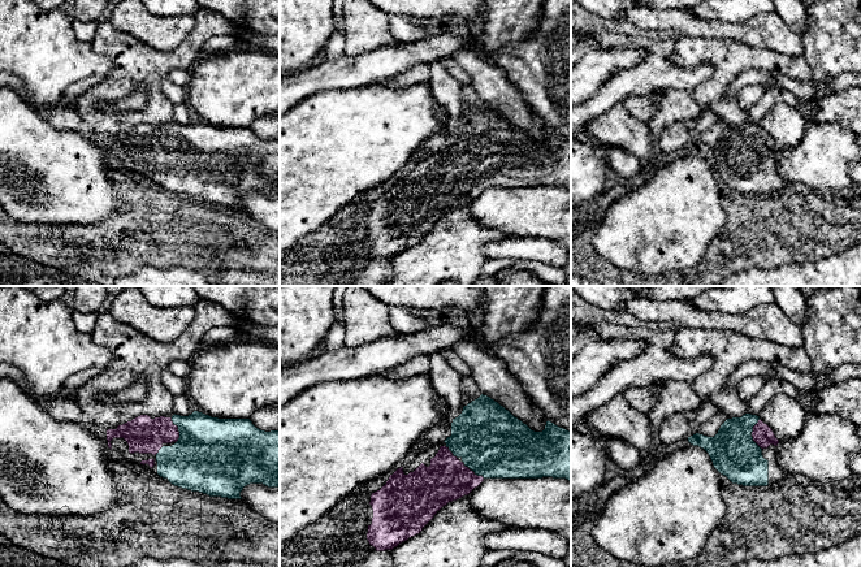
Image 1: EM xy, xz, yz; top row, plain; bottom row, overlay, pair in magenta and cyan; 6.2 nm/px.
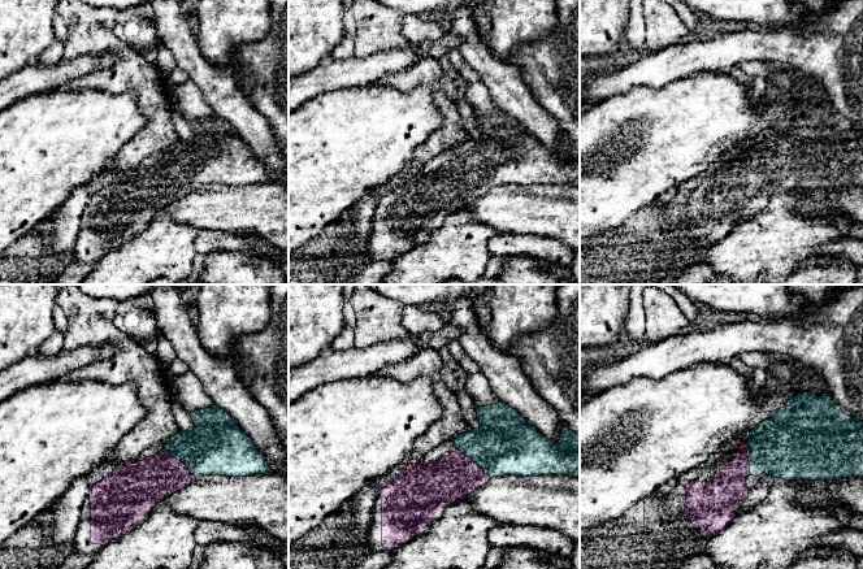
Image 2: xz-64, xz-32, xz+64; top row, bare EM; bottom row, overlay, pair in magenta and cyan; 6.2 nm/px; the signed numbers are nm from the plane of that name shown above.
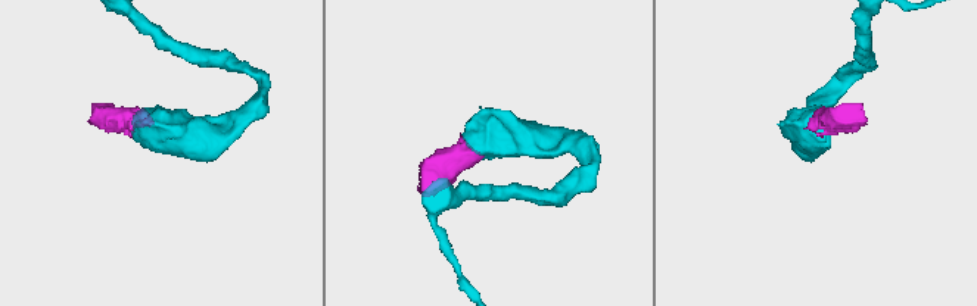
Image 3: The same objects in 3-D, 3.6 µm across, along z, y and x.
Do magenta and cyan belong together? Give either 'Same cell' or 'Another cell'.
Same cell

